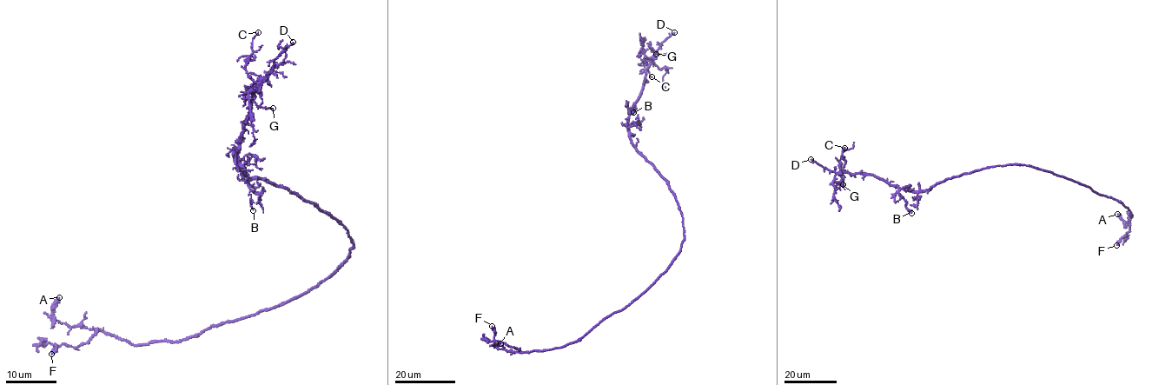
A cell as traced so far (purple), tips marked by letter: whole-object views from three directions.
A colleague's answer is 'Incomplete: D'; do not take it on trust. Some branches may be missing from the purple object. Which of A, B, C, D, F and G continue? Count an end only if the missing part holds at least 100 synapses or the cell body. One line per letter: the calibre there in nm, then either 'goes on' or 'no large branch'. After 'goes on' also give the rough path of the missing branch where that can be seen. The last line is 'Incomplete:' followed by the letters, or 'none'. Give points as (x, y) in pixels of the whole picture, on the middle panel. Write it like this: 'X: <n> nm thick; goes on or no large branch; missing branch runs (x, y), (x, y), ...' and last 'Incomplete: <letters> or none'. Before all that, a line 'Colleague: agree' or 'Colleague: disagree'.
Colleague: agree
A: 360 nm thick; no large branch
B: 120 nm thick; no large branch
C: 120 nm thick; no large branch
D: 240 nm thick; goes on; missing branch runs (674, 32), (678, 28), (689, 27), (706, 44), (690, 43), (681, 49), (665, 54), (653, 46)
F: 440 nm thick; no large branch
G: 120 nm thick; no large branch
Incomplete: D

